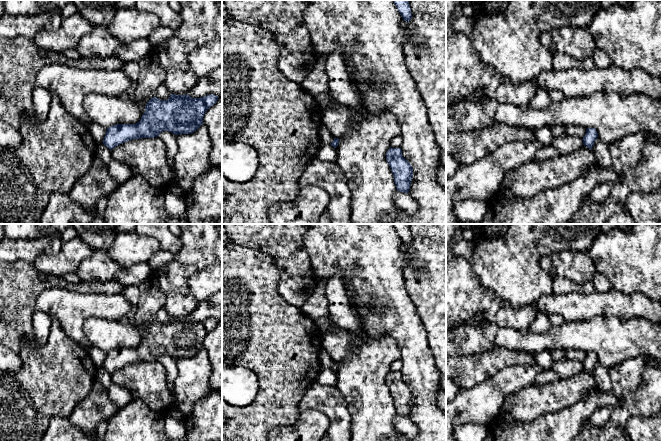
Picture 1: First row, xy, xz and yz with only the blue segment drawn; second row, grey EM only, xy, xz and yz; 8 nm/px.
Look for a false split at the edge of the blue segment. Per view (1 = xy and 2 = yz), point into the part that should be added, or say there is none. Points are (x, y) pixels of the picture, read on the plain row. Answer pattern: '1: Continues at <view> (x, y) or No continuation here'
1: No continuation here
2: No continuation here

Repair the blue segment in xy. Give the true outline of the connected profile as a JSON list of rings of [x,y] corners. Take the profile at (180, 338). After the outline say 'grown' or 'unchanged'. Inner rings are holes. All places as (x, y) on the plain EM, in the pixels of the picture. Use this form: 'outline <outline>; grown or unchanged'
outline [[[171,318],[167,324],[154,320],[147,326],[139,346],[107,352],[103,368],[112,374],[129,364],[158,361],[163,355],[175,359],[193,357],[203,348],[204,338],[218,322],[213,318],[200,322]]]; unchanged

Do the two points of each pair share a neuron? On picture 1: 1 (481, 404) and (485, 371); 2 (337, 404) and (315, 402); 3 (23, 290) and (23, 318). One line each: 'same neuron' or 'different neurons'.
1: different neurons
2: same neuron
3: same neuron

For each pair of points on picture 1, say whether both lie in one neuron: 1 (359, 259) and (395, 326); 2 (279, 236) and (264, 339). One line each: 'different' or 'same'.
1: same
2: different

